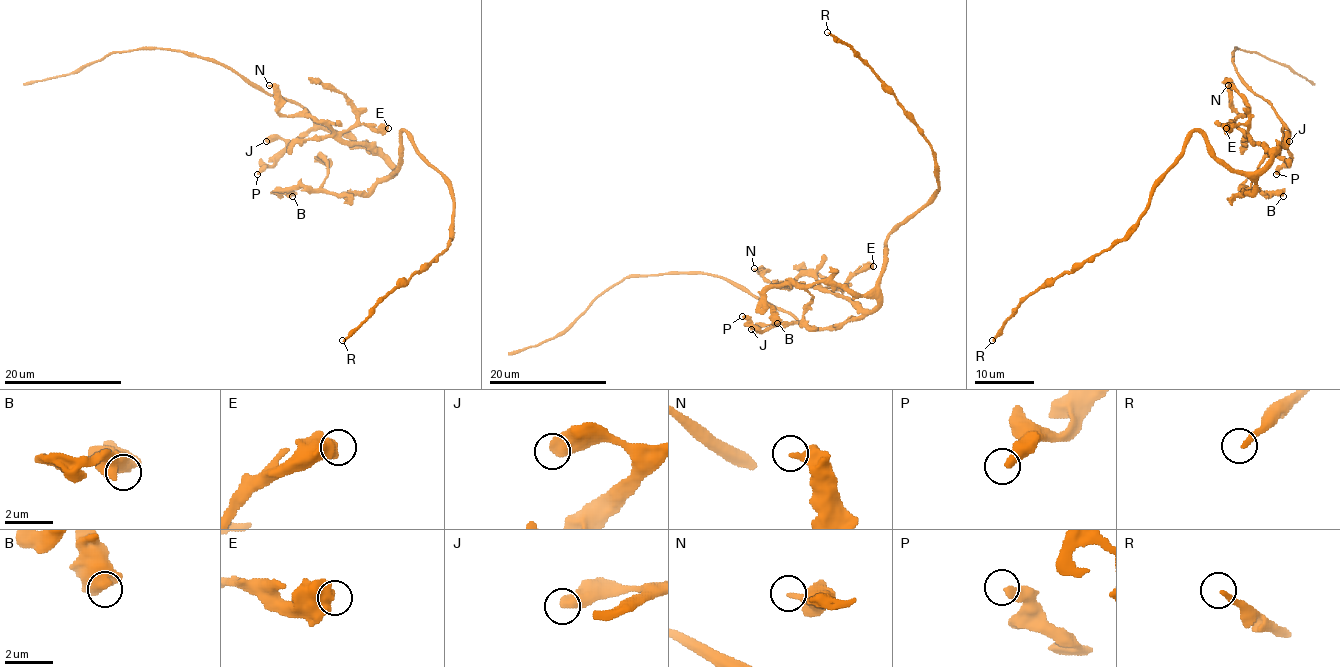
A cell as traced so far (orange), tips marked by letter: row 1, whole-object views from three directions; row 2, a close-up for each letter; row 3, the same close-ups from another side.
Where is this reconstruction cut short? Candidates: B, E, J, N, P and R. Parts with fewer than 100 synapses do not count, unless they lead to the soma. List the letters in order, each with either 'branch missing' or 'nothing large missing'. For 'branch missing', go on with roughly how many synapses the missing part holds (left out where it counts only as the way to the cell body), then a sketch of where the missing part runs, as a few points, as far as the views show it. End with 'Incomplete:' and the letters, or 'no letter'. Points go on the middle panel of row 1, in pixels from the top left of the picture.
B: nothing large missing
E: nothing large missing
J: nothing large missing
N: nothing large missing
P: nothing large missing
R: nothing large missing
Incomplete: no letter

